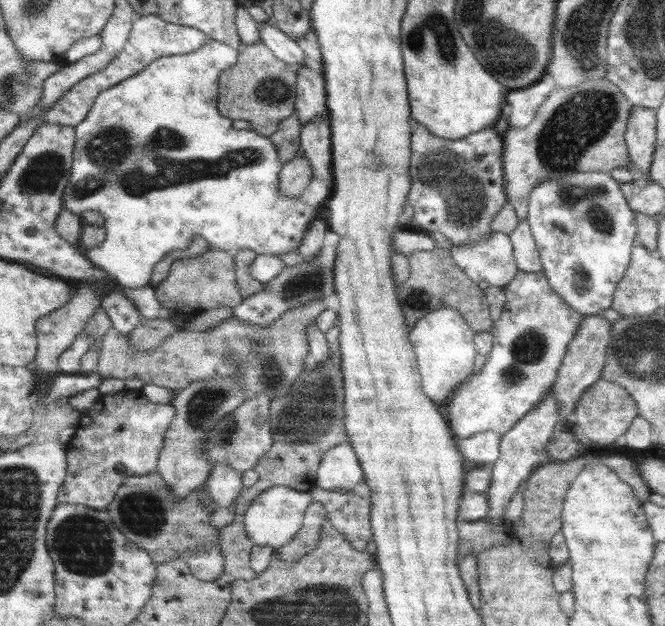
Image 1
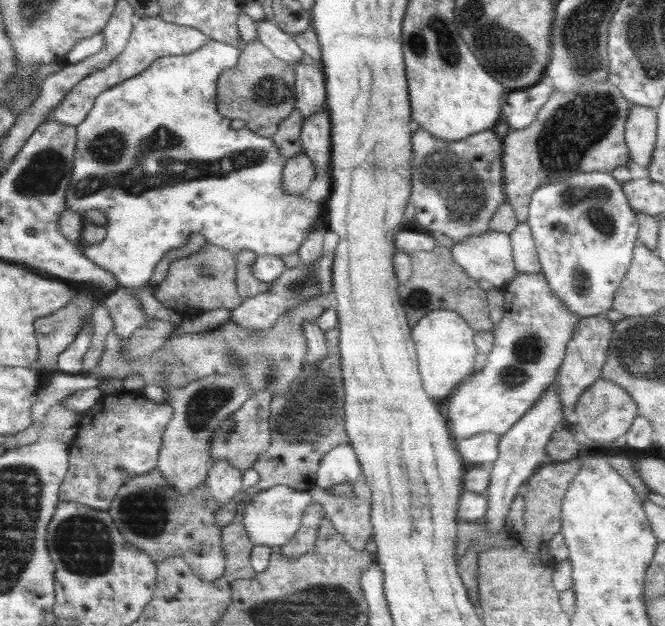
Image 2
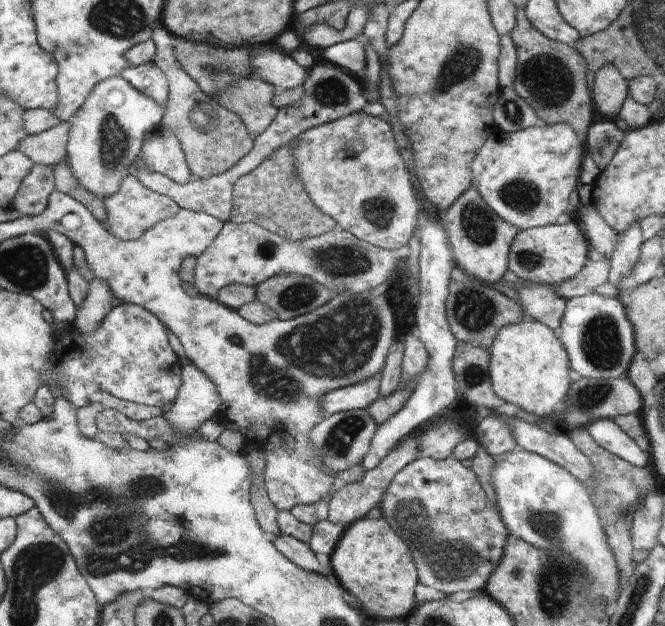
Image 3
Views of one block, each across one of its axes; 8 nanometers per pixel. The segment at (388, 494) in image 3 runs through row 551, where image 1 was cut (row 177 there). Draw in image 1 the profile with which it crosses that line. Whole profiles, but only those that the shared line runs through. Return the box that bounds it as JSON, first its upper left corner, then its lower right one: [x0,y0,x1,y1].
[407,123,507,246]

